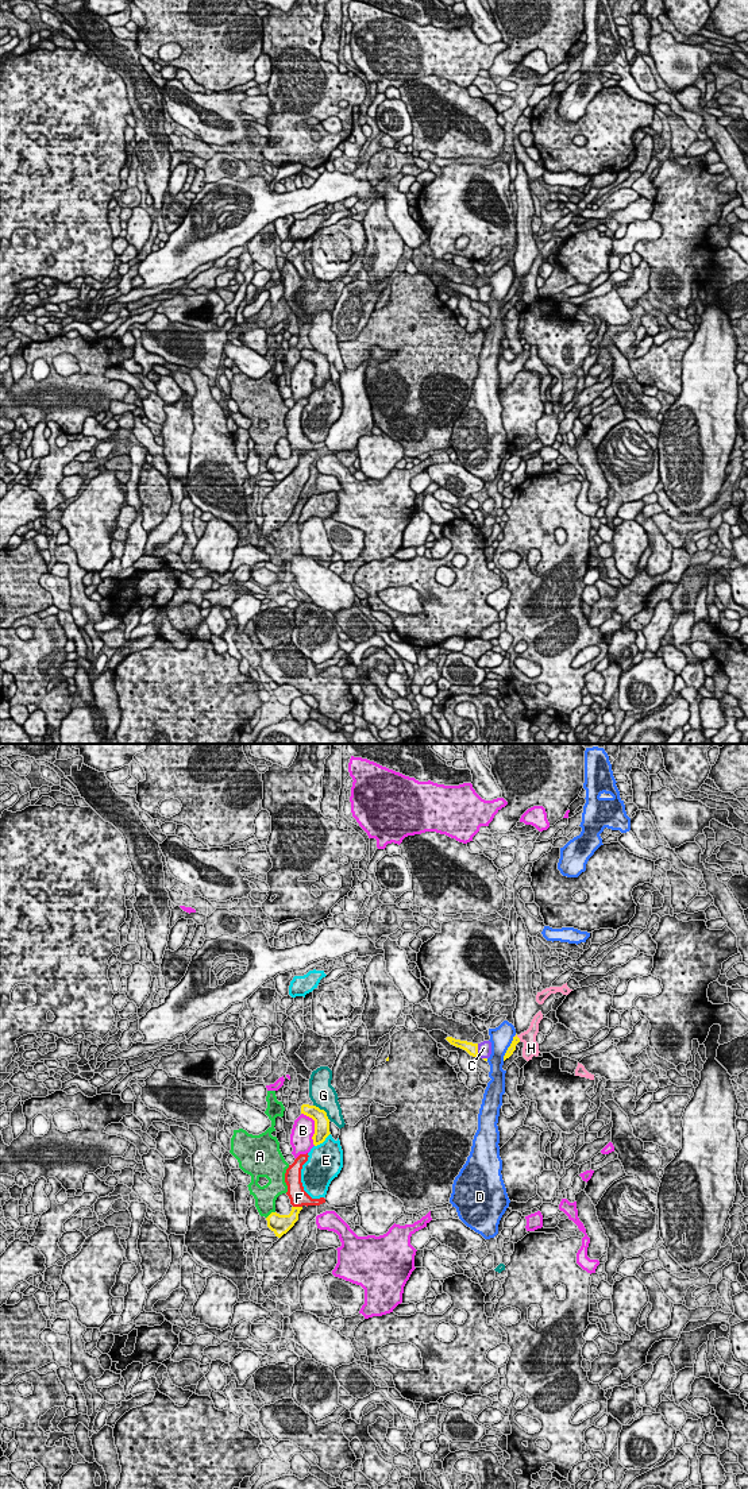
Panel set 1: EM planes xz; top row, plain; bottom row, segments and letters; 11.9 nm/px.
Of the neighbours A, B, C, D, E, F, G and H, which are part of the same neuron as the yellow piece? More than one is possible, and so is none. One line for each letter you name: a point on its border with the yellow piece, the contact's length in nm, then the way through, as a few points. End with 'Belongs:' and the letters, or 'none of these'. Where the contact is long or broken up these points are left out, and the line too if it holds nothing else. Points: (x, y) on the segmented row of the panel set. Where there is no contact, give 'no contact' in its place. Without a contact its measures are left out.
H: meets yellow in xz at (517, 1037); contact 100 nm long; runs through xz (516, 1040), (517, 1037), (531, 1048)
Belongs: H

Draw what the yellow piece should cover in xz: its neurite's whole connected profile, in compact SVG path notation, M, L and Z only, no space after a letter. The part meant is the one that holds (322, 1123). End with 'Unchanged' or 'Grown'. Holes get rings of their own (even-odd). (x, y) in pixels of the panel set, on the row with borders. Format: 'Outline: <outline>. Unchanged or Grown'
Outline: M302 1104L301 1114L315 1120L315 1134L312 1137L313 1145L317 1146L323 1143L325 1138L331 1134L327 1112L316 1106Z. Unchanged

